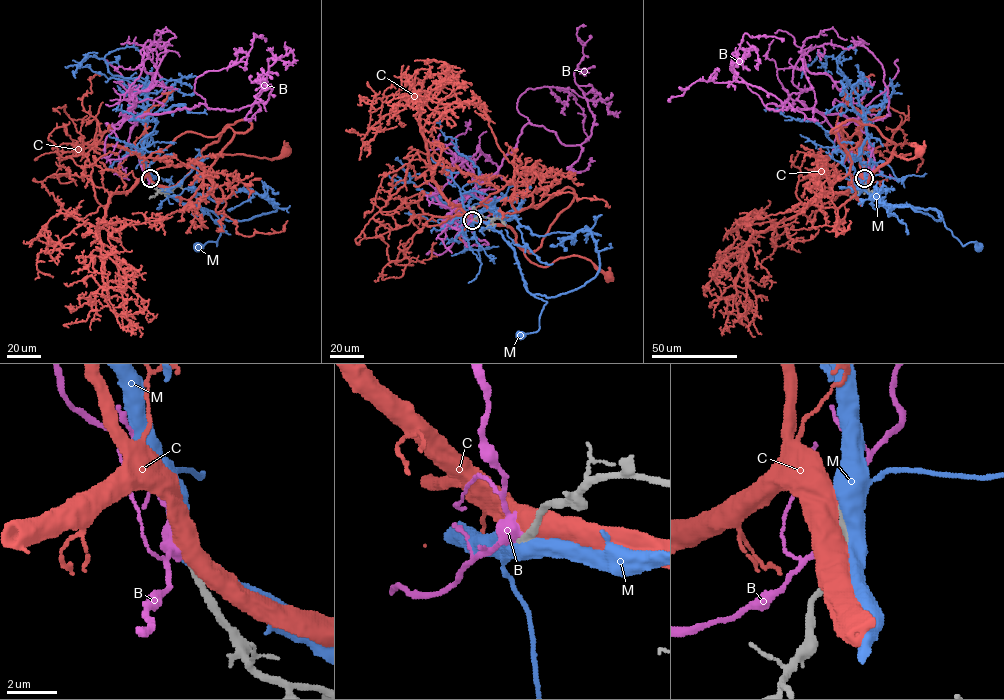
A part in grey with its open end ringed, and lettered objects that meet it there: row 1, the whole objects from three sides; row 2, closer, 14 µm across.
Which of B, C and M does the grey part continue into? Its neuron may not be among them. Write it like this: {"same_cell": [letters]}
{"same_cell": []}

